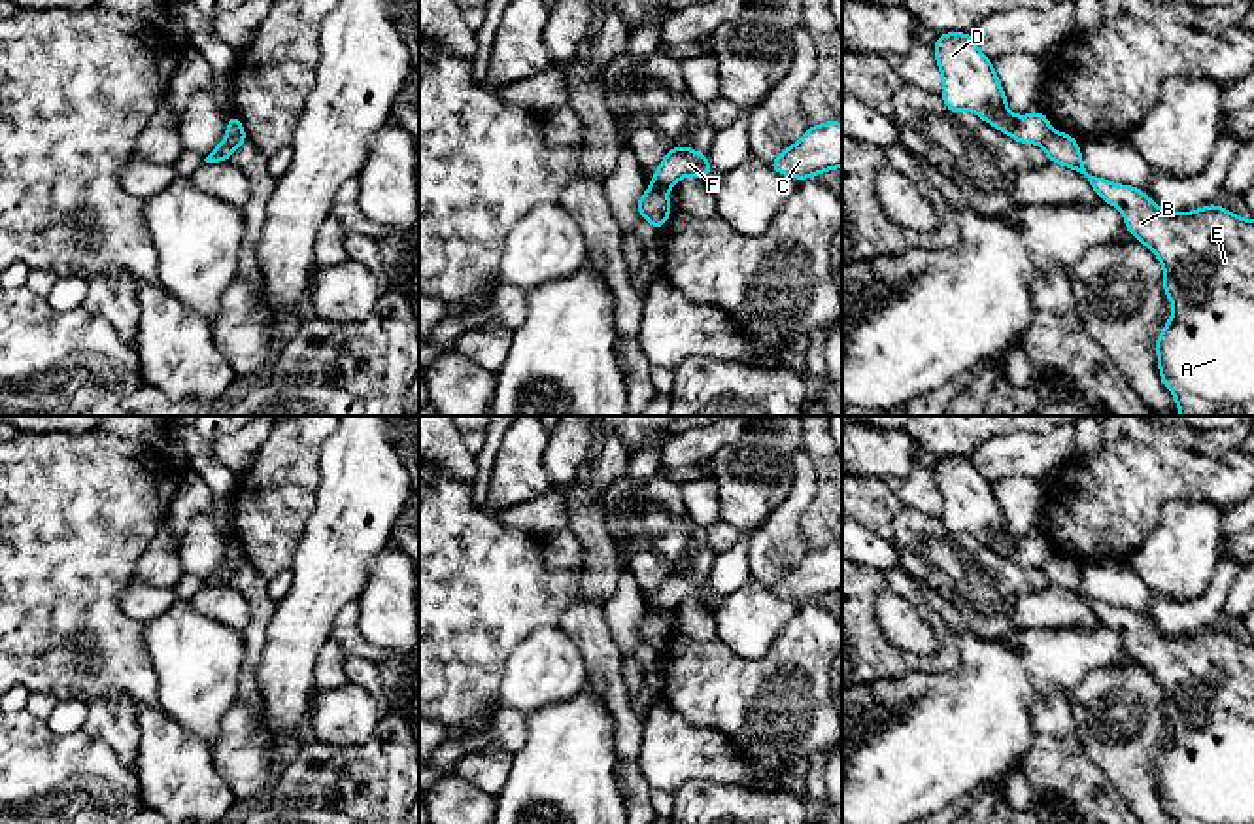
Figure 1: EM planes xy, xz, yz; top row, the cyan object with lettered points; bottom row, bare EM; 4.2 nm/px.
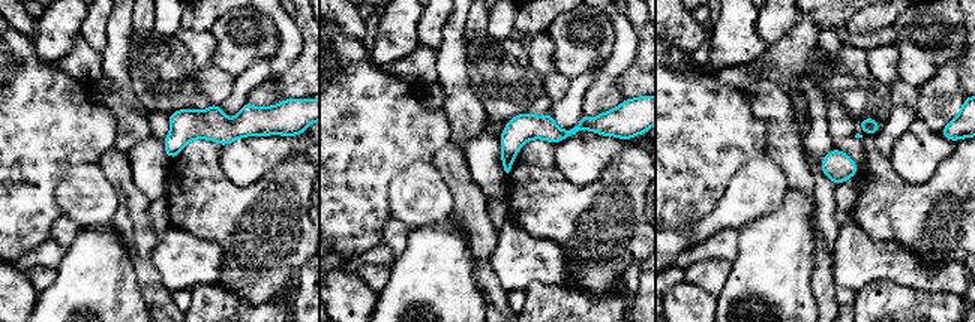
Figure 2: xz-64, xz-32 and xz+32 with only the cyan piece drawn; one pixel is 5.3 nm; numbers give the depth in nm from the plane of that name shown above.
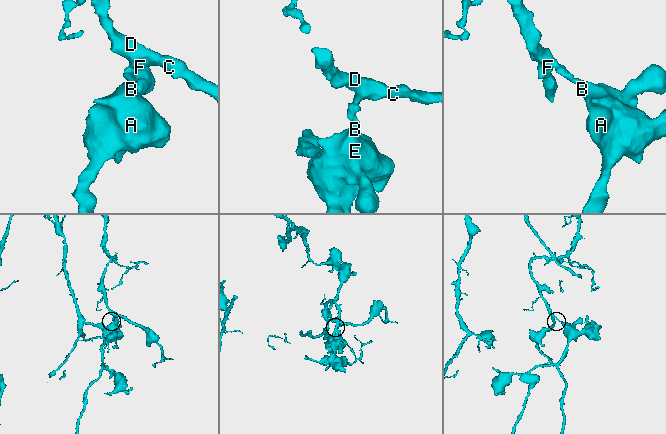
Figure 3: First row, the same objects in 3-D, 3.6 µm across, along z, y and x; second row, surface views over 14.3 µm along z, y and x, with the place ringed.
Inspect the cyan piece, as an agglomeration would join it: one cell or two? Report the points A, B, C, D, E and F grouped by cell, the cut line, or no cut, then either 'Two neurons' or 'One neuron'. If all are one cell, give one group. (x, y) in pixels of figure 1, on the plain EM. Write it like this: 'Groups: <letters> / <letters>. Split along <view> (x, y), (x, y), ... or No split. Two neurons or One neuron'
Groups: A B E / C D F. Split along xz (648, 611), (665, 620). Two neurons

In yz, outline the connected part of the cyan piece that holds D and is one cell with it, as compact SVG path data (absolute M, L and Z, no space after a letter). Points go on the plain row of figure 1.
M967 455L939 457L933 469L942 499L940 520L950 539L969 533L1016 565L1042 567L1050 556L1044 535L1012 539L991 484Z

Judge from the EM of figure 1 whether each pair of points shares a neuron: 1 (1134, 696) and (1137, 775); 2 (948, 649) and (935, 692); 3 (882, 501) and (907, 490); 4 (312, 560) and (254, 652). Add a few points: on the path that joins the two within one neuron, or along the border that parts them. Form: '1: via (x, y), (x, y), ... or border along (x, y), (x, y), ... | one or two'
1: via (1134, 715), (1134, 756) | one
2: border along (952, 628), (958, 664), (950, 671), (898, 677) | two
3: border along (884, 482), (903, 505) | two
4: border along (278, 603), (267, 628), (263, 658), (255, 677) | two

